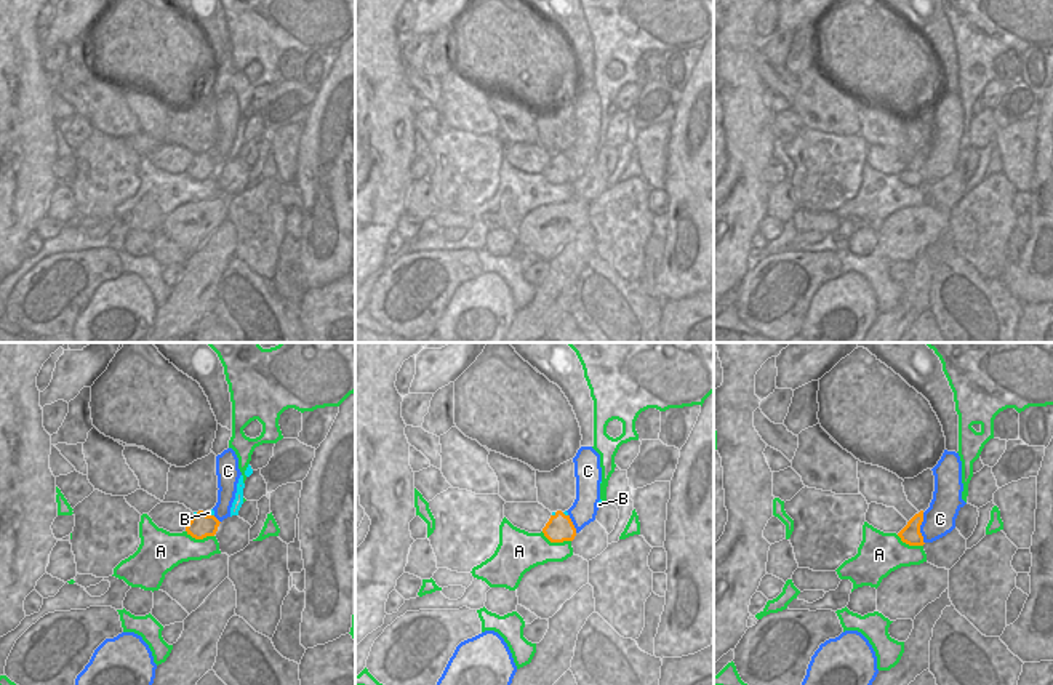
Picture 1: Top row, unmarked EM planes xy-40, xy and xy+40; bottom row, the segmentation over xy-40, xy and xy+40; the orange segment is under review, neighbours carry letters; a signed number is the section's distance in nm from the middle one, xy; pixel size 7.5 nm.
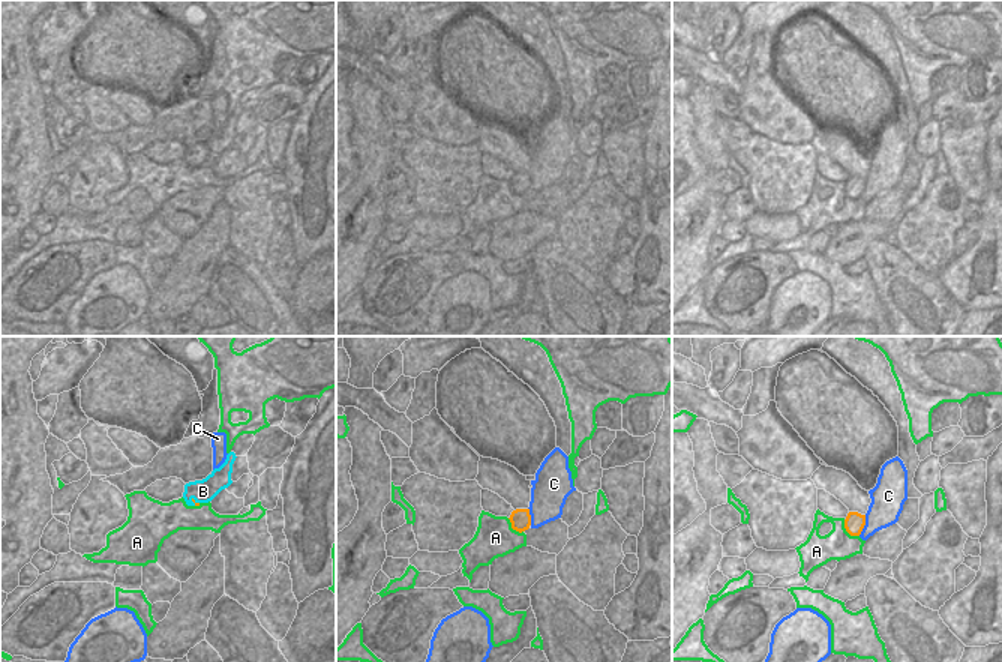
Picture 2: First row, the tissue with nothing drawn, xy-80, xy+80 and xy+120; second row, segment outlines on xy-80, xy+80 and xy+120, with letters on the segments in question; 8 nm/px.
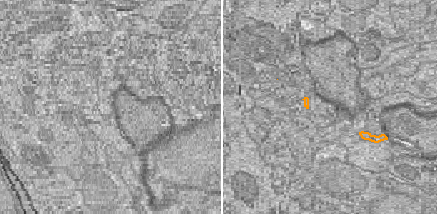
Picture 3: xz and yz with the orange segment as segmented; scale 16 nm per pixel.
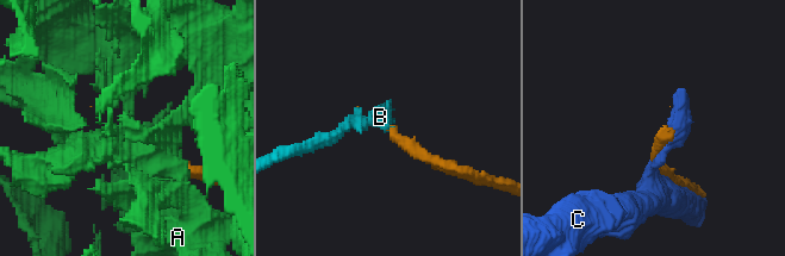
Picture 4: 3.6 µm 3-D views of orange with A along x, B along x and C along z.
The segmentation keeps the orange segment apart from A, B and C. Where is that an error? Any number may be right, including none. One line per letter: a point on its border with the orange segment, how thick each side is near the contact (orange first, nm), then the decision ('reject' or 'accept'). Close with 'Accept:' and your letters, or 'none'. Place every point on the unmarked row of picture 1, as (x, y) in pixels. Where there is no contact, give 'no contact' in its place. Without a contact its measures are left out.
A: xy (556, 183) | 200/280 nm | reject
B: xy-40 (208, 157) | 180/50 nm | reject
C: xy+40 (919, 170) | 150/240 nm | reject
Accept: none

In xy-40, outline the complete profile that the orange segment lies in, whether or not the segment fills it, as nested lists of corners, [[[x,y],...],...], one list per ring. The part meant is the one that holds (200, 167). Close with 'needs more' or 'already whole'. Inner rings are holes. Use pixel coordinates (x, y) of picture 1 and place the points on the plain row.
[[[198,152],[192,157],[186,173],[195,181],[203,181],[206,178],[214,178],[219,165],[221,163],[214,157],[206,157],[203,152]]]; already whole

